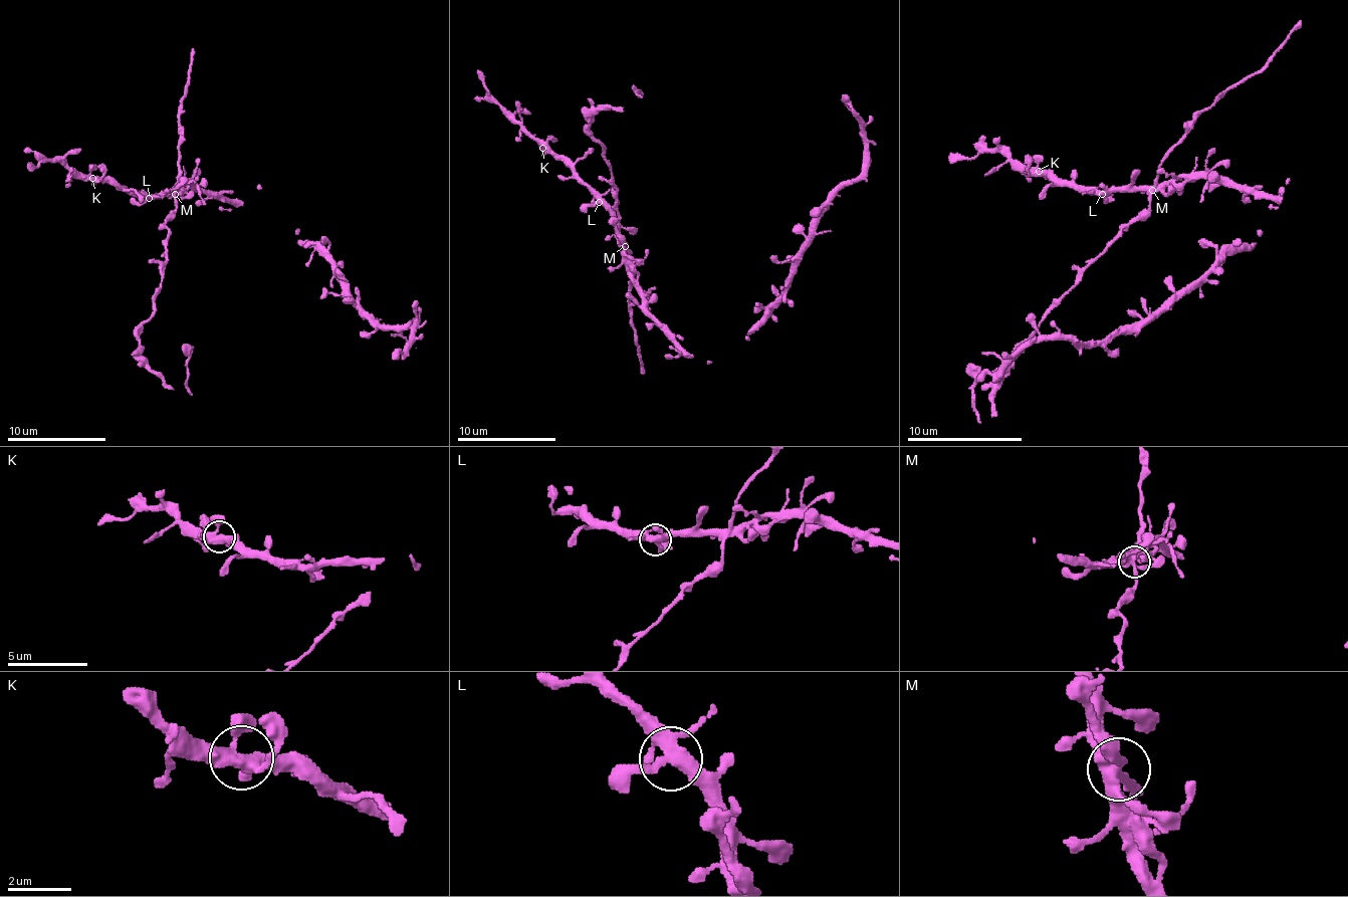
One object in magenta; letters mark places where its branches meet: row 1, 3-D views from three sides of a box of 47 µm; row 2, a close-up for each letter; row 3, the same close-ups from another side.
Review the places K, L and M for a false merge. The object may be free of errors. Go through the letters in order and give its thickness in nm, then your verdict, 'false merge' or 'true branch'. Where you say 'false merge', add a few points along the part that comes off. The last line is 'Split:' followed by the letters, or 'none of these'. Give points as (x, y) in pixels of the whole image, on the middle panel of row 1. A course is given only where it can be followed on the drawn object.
K: calibre 380 nm; true branch
L: calibre 360 nm; true branch
M: calibre 400 nm; false merge; course (624, 246), (614, 224), (619, 212), (612, 167), (590, 121), (599, 110), (624, 107), (636, 95), (634, 88)
Split: M

